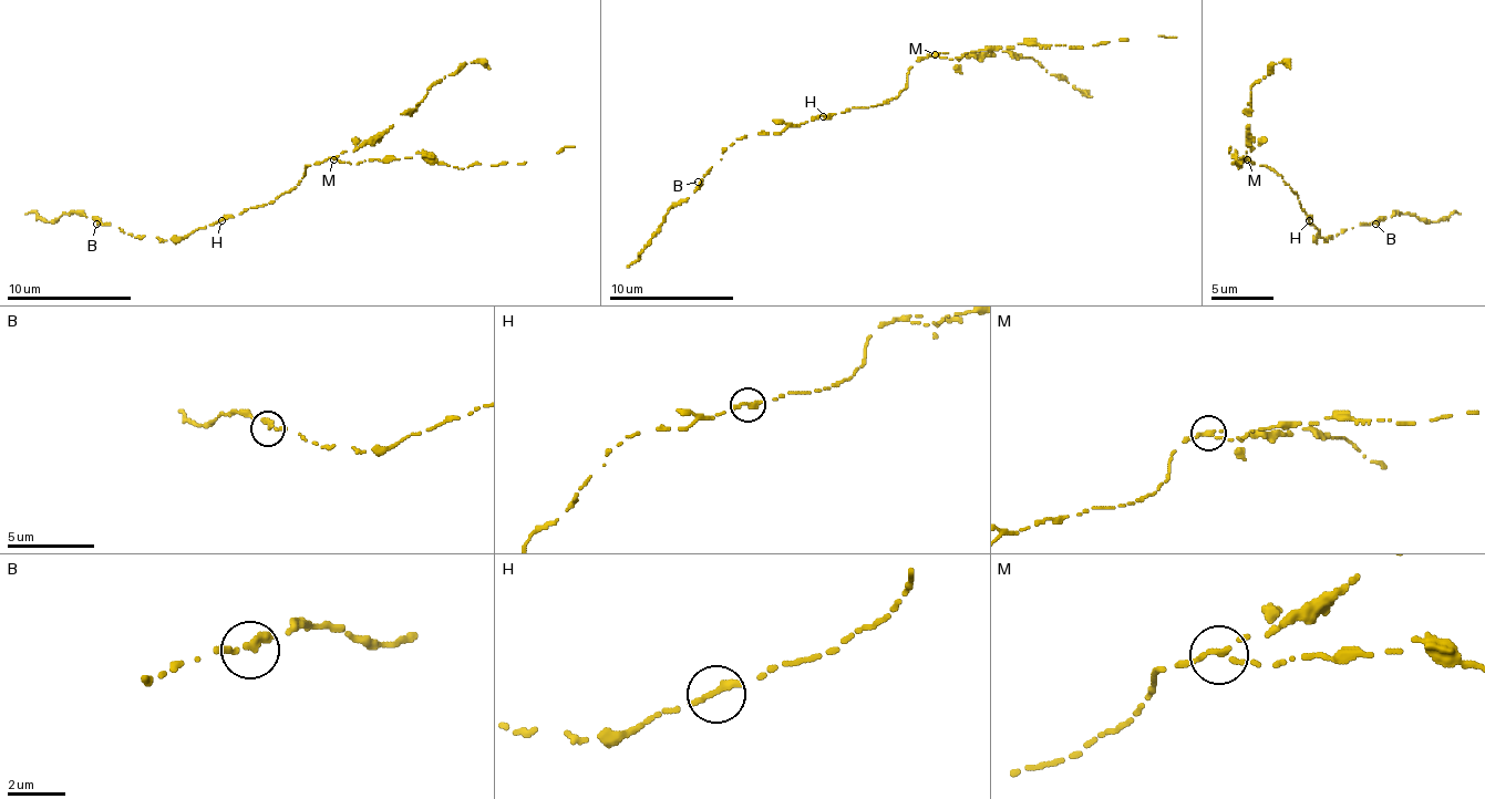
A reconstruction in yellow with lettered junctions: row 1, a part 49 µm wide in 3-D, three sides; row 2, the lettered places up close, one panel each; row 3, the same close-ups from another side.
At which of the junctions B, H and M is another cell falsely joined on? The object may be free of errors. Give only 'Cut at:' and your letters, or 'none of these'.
Cut at: M

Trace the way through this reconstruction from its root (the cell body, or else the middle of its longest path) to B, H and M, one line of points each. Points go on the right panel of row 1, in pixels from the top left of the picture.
B: (1300, 201), (1306, 218), (1324, 239), (1359, 224), (1375, 224)
H: (1300, 201), (1300, 208), (1309, 220)
M: (1300, 201), (1275, 170), (1253, 165), (1247, 158)

